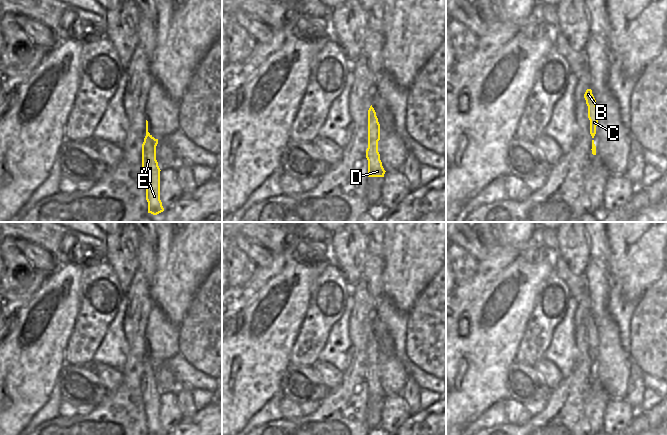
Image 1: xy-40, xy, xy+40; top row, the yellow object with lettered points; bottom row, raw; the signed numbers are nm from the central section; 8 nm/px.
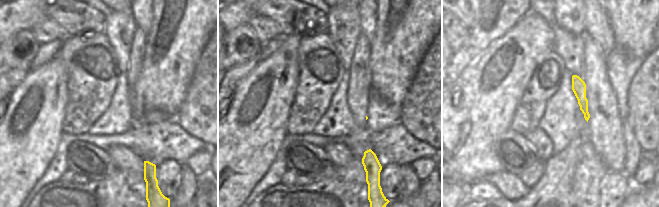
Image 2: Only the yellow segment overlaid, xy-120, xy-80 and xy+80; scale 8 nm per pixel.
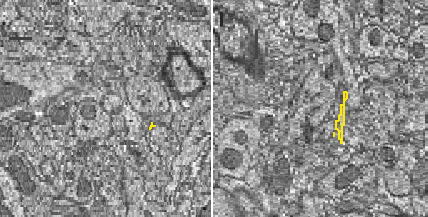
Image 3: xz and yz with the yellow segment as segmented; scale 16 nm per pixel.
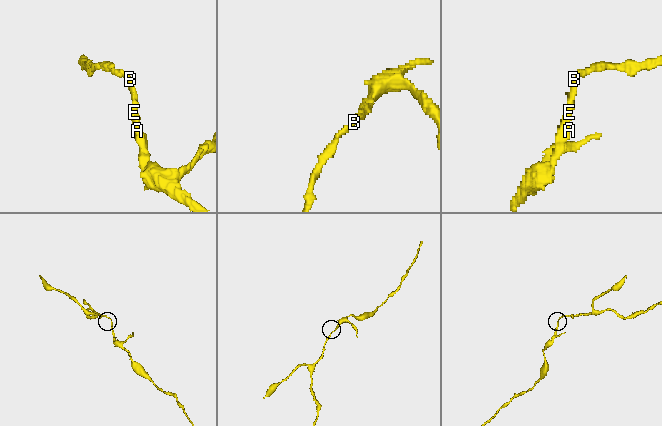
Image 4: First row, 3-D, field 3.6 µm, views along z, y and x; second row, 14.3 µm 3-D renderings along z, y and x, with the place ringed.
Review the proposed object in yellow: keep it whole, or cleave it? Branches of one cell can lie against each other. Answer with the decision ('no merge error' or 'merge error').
no merge error

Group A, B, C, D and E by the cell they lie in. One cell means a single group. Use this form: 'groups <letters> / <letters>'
groups A B C D E

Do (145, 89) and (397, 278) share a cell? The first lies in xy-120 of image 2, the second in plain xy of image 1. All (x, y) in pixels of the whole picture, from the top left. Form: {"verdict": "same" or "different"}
{"verdict": "same"}

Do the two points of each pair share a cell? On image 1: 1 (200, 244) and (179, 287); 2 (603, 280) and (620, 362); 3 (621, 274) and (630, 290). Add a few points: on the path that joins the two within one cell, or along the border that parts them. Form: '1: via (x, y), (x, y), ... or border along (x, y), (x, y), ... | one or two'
1: via (189, 255), (183, 261), (180, 276) | one
2: via (600, 300), (600, 315), (608, 331), (609, 342) | one
3: via (625, 278), (630, 283), (630, 286) | one

